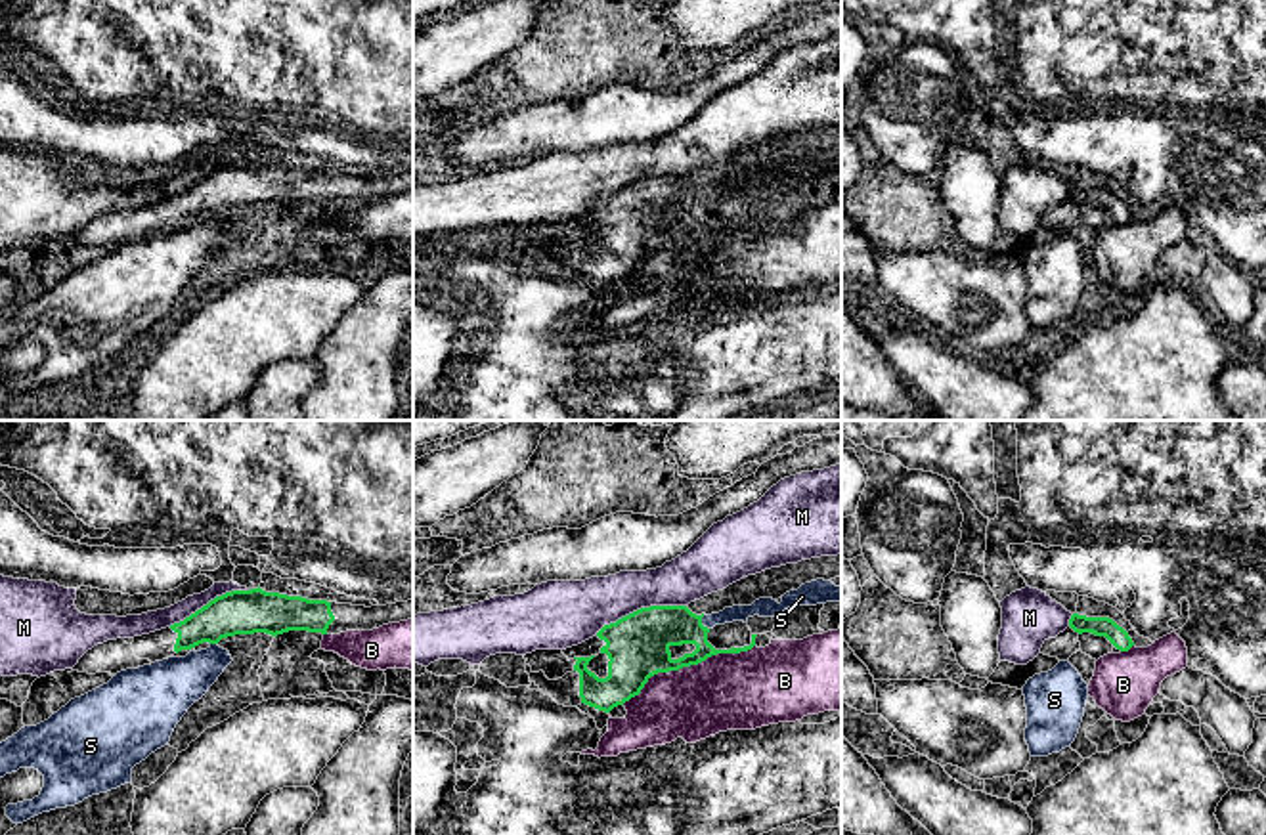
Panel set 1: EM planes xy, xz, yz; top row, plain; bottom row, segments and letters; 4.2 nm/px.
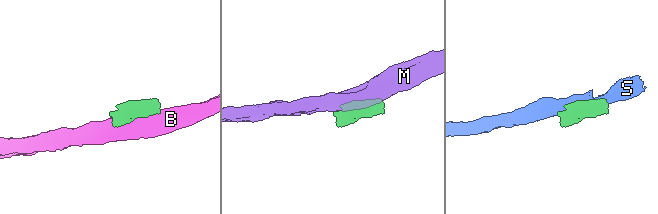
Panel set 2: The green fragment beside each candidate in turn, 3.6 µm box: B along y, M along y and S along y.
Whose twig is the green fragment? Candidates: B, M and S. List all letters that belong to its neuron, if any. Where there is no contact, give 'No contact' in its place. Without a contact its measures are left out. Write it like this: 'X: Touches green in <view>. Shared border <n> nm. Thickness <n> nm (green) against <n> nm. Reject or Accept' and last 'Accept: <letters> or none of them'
B: Touches green in xz. Shared border 600 nm. Thickness 260 nm (green) against 320 nm. Reject
M: Touches green in xz. Shared border 400 nm. Thickness 260 nm (green) against 240 nm. Reject
S: Touches green in xz. Shared border 80 nm. Thickness 220 nm (green) against 60 nm. Reject
Accept: none of them

